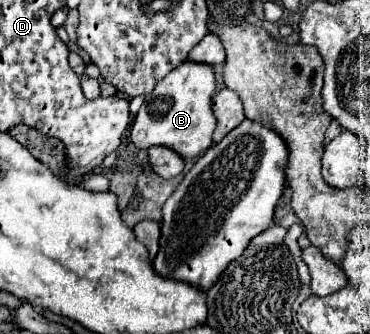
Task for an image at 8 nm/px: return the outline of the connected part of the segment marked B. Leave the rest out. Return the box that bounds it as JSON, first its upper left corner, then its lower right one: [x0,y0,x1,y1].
[131,62,215,158]

